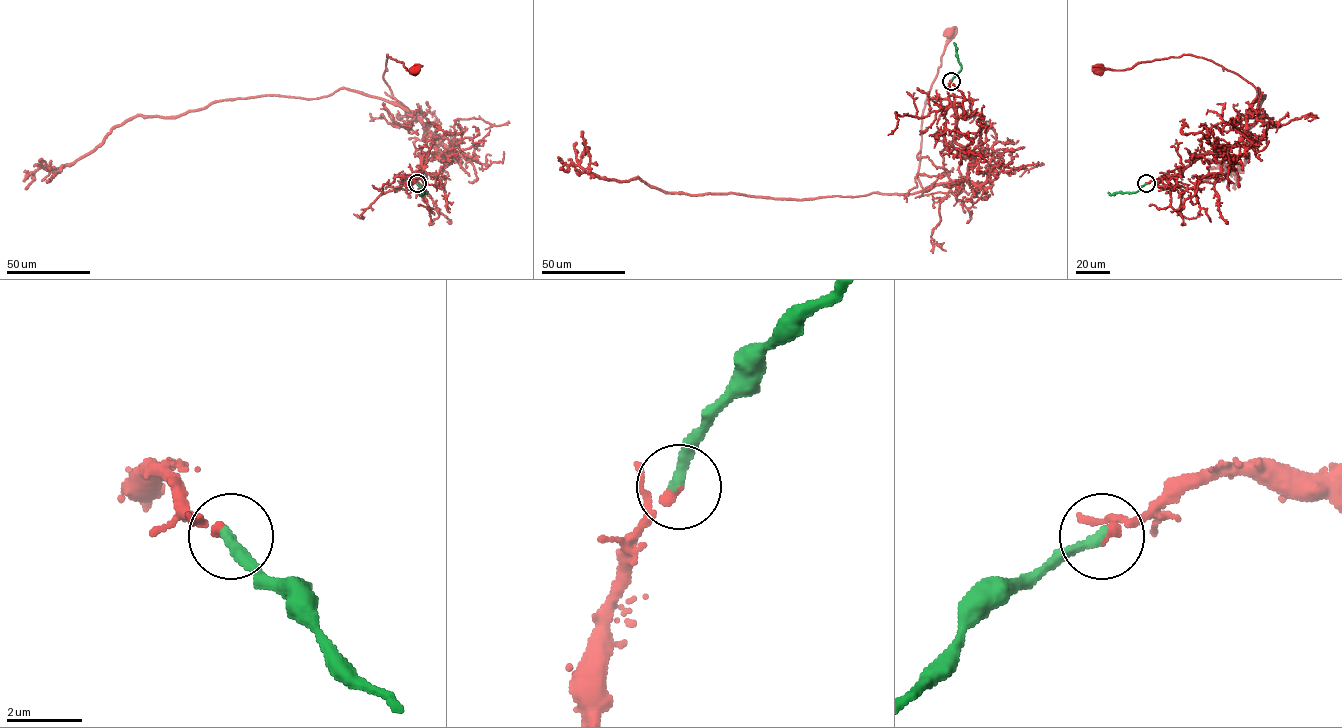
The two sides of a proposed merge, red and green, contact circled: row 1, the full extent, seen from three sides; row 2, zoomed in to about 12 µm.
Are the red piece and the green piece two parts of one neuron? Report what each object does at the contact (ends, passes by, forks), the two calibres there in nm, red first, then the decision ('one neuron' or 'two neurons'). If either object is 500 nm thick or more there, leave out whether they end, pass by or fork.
red ends | green ends | 220/300 nm | one neuron

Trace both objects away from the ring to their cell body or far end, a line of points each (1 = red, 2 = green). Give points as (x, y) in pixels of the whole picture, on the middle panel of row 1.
1: (951, 81), (954, 140), (969, 157), (969, 172), (927, 192), (918, 179), (922, 115), (950, 33)
2: (951, 81), (961, 69), (953, 42)

